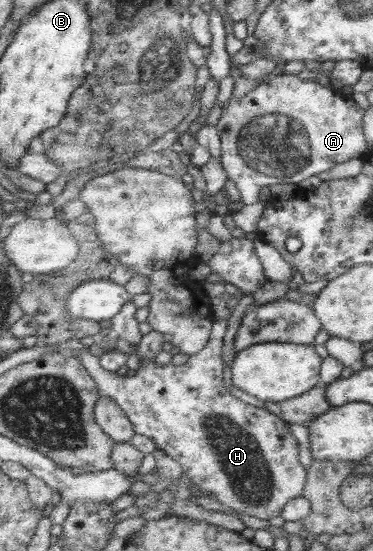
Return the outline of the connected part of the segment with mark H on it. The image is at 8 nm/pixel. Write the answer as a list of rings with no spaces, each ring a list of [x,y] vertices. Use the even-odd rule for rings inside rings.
[[[218,320],[213,324],[211,340],[207,348],[192,355],[187,364],[158,366],[156,362],[146,363],[140,357],[137,374],[125,376],[122,372],[109,372],[101,365],[101,358],[89,352],[73,354],[83,361],[84,367],[99,385],[100,398],[116,399],[126,411],[134,430],[154,441],[158,449],[178,462],[183,472],[206,494],[212,493],[222,504],[237,513],[268,520],[282,516],[284,506],[304,494],[308,472],[300,462],[300,446],[290,430],[290,423],[266,407],[258,408],[232,396],[224,386],[225,337],[229,332],[229,320]]]

